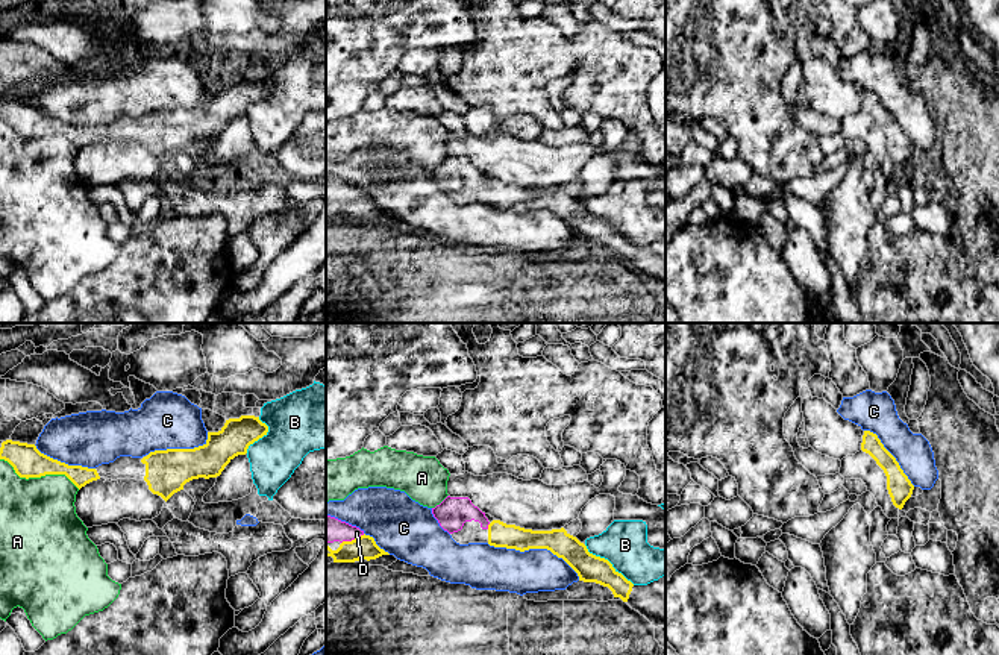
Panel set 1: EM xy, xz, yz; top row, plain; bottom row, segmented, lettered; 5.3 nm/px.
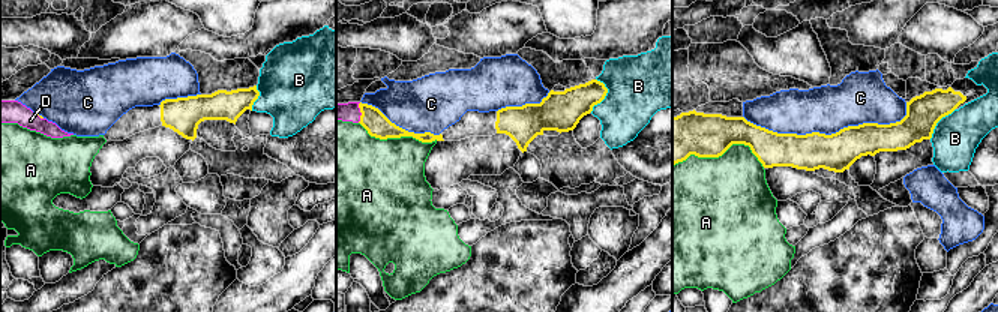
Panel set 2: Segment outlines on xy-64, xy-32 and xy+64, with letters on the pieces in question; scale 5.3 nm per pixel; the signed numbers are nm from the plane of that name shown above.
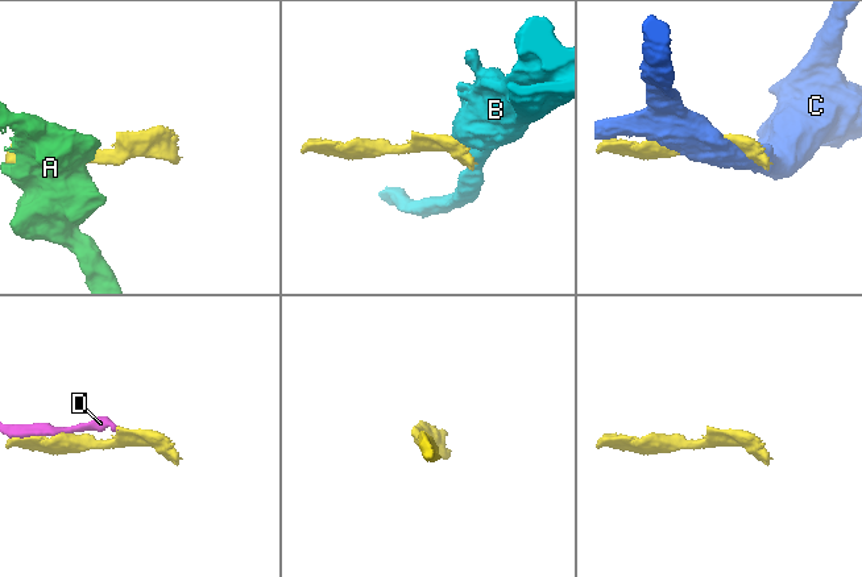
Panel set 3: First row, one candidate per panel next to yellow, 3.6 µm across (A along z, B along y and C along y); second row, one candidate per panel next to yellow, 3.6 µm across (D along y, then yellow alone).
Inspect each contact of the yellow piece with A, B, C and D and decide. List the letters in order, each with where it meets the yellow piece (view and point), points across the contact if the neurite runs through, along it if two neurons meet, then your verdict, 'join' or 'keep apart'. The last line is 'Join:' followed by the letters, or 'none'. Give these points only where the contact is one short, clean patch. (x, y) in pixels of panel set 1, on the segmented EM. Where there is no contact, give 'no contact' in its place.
A: contact xy (40, 476); keep apart
B: contact xz (608, 561); keep apart
C: contact xz (535, 548); keep apart
D: contact xz (352, 540); join
Join: D

